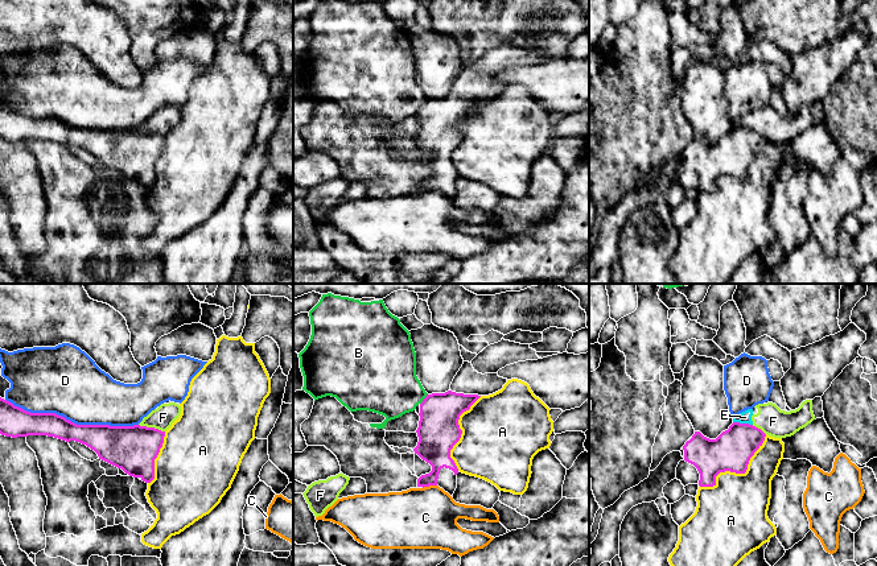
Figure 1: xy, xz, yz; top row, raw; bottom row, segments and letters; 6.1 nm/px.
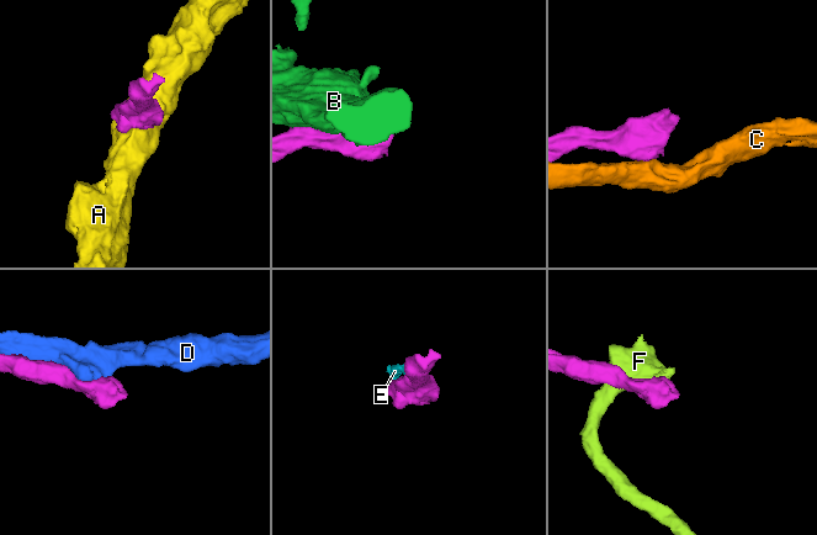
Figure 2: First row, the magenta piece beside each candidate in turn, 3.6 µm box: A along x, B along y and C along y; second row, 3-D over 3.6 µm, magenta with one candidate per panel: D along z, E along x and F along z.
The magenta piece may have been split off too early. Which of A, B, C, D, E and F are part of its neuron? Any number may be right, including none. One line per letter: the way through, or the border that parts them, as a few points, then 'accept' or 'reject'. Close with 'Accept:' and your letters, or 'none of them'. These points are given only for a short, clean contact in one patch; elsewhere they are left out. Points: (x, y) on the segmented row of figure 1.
A: reject
B: reject
C: reject
D: reject
E: along yz (733, 421), (752, 425) | reject
F: reject
Accept: none of them

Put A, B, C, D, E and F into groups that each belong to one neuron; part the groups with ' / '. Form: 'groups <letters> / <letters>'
groups A / B / C / D / E F

